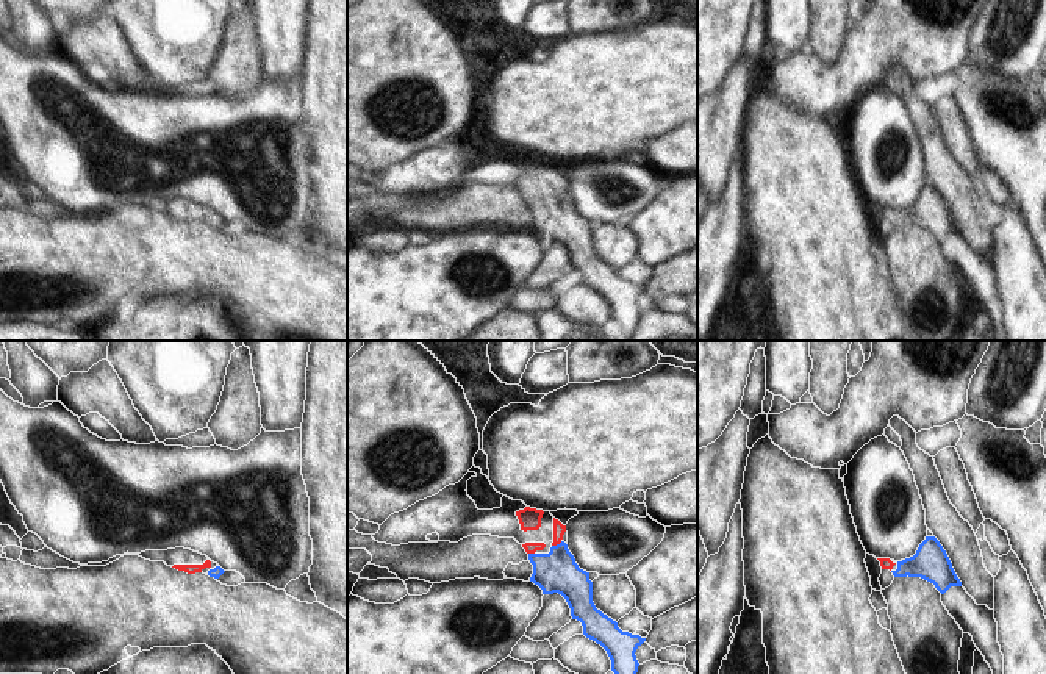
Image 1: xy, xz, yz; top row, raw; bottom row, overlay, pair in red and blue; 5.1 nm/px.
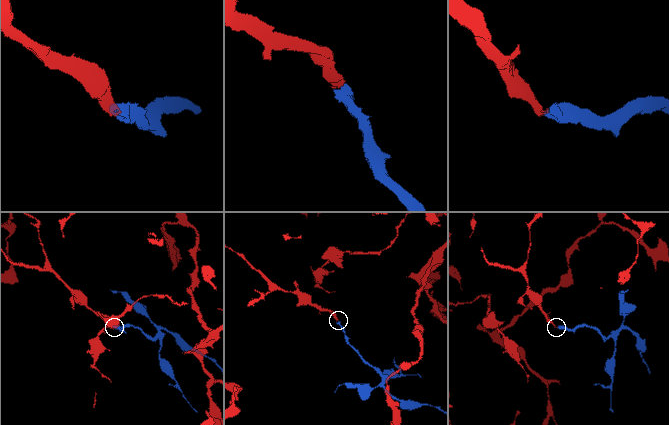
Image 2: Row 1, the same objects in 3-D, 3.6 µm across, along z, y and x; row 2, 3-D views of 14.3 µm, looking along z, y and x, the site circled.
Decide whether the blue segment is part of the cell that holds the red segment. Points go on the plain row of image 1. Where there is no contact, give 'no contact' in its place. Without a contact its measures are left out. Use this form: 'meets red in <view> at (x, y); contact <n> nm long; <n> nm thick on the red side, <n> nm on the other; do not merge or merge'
meets red in xz at (557, 193); contact 60 nm long; 60 nm thick on the red side, 220 nm on the other; merge

